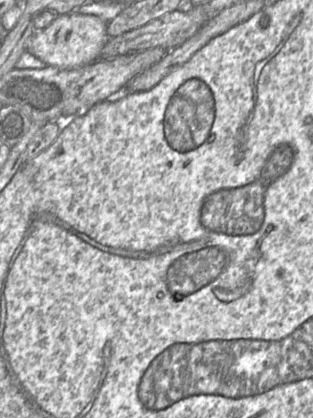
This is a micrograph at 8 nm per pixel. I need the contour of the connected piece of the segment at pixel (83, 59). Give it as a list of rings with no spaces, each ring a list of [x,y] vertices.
[[[72,12],[57,15],[48,27],[35,32],[28,43],[27,51],[43,61],[46,66],[71,69],[99,60],[102,49],[109,39],[105,21],[94,15]]]

